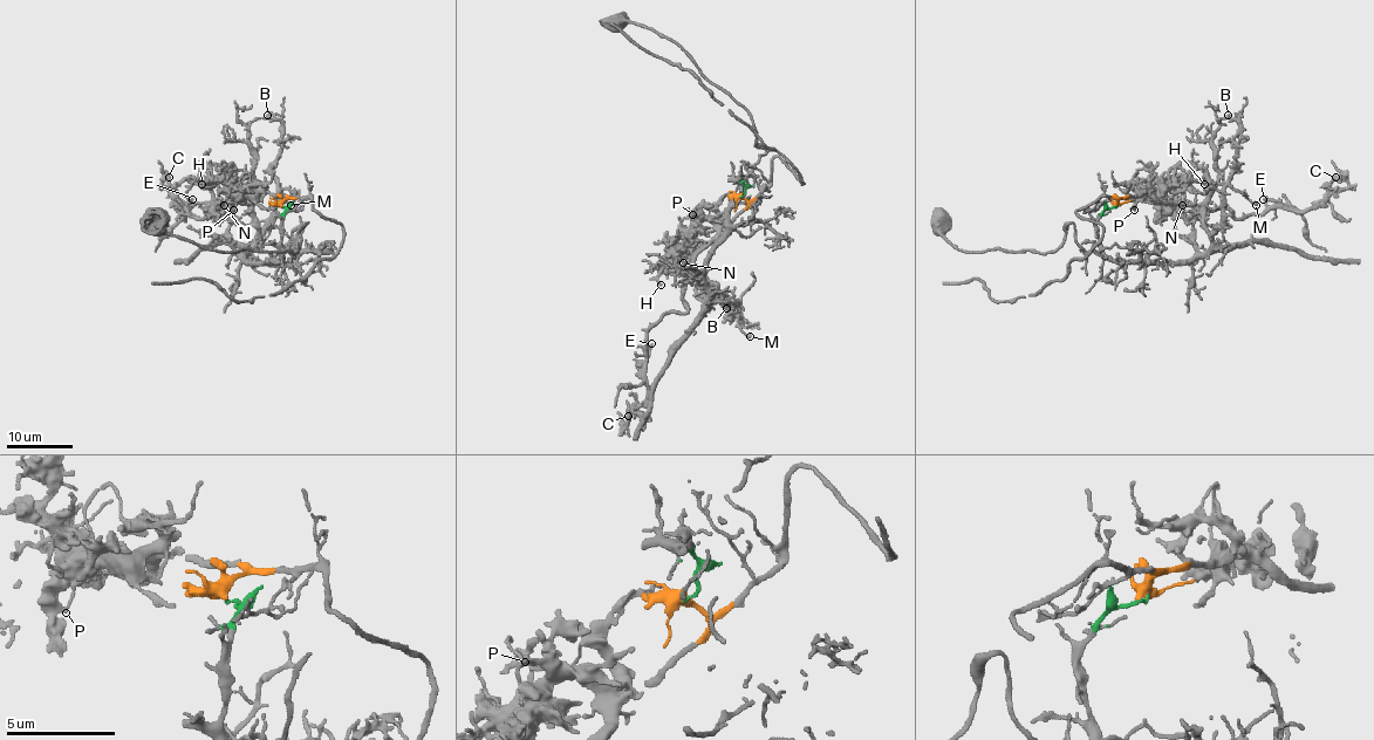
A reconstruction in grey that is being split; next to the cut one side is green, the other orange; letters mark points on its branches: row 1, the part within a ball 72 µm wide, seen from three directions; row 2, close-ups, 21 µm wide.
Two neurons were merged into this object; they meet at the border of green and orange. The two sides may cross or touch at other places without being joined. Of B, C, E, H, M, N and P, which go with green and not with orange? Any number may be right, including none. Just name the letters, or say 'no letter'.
B, M

